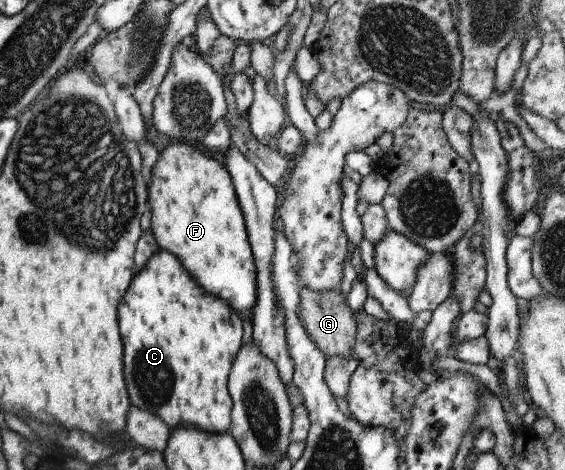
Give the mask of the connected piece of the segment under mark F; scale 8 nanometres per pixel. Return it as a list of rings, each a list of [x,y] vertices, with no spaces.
[[[171,140],[158,153],[156,169],[152,175],[152,185],[148,187],[148,205],[152,213],[151,230],[161,249],[172,252],[182,263],[182,267],[194,277],[194,281],[228,303],[242,320],[252,320],[252,311],[256,305],[256,265],[248,241],[248,232],[242,210],[232,185],[232,176],[228,169],[213,157],[207,157],[194,144]]]

